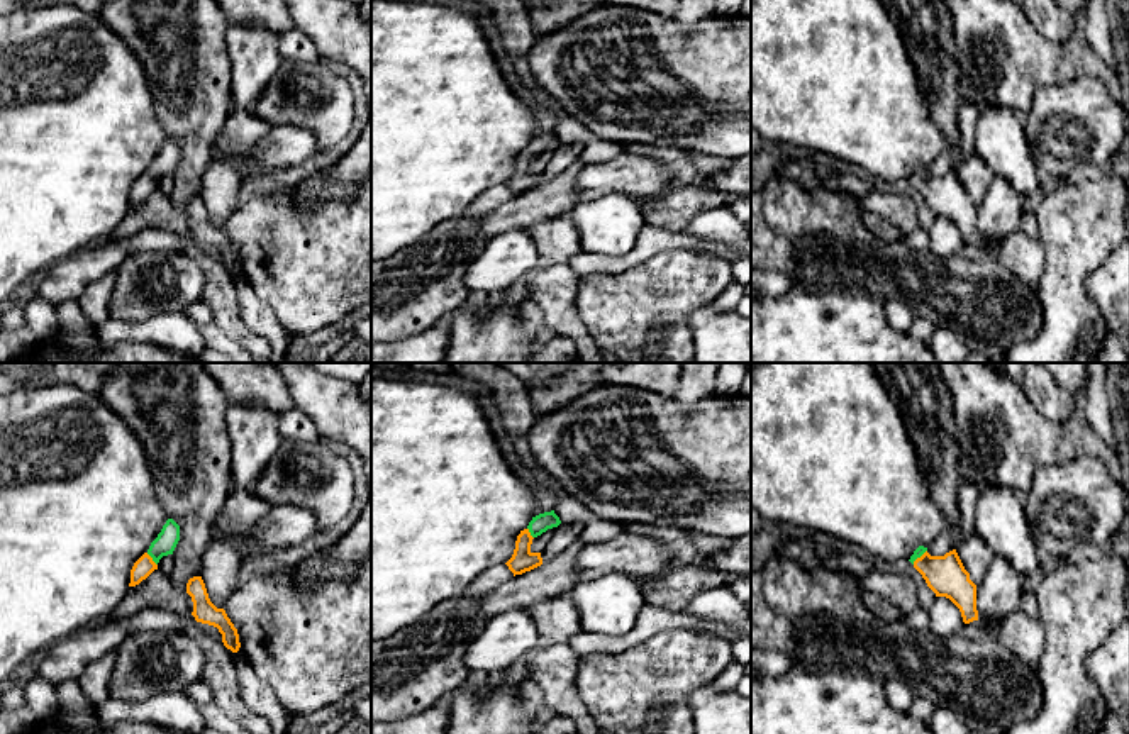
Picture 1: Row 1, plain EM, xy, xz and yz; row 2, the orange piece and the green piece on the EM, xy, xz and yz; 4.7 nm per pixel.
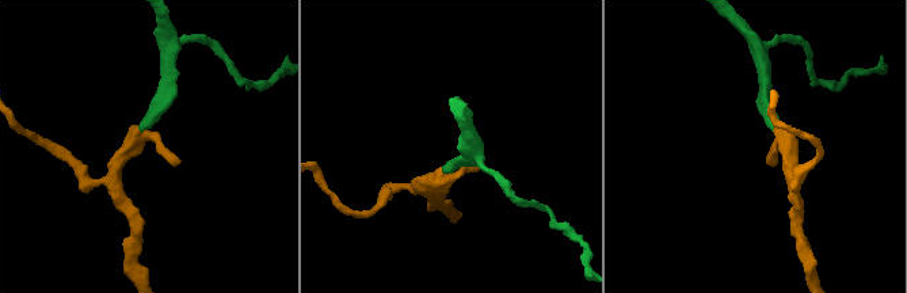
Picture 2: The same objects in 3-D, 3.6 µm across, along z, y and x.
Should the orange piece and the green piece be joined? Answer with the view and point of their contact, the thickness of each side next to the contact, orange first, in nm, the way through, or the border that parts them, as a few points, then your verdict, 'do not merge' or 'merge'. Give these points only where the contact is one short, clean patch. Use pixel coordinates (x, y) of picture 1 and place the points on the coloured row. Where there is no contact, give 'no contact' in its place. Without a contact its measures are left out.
xy (151, 560) | 90/100 nm | across xy (144, 565), (151, 560), (165, 543) | merge

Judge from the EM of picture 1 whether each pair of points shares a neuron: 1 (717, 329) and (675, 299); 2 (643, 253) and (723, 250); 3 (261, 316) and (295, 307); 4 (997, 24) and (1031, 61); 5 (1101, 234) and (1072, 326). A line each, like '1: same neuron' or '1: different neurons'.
1: different neurons
2: same neuron
3: different neurons
4: same neuron
5: same neuron

